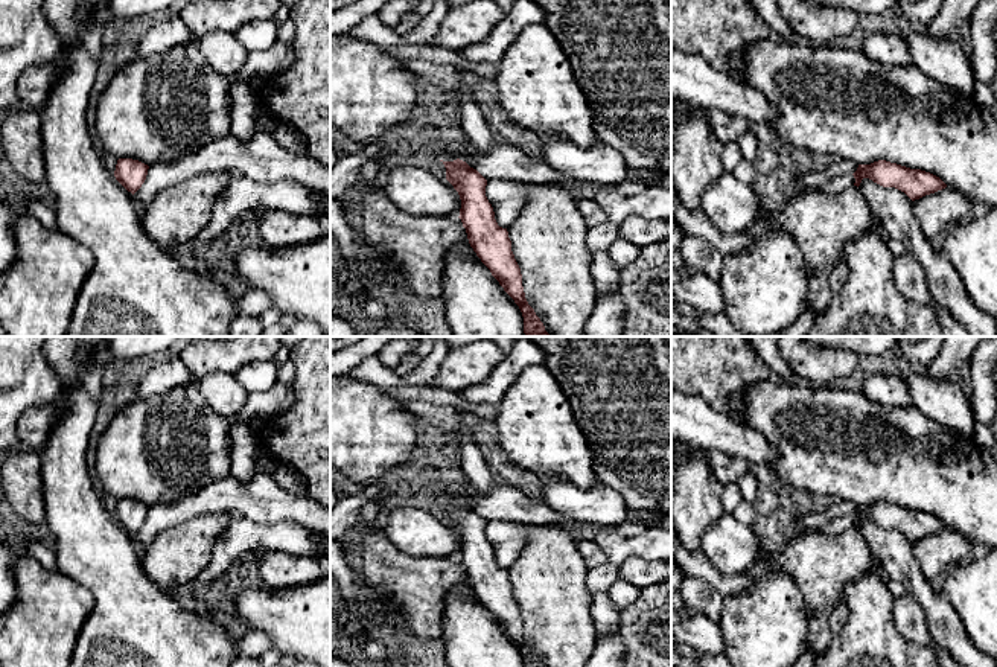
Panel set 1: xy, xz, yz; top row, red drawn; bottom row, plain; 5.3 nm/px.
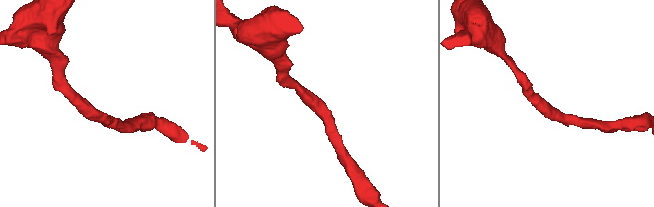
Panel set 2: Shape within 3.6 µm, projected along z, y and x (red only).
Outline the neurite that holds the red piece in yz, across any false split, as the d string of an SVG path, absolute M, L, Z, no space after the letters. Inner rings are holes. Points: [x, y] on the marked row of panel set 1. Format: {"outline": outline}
{"outline": "M886 160L858 164L852 175L855 178L854 186L857 187L863 178L869 178L883 187L895 187L904 192L912 201L947 187L939 177L930 172L910 169Z"}

